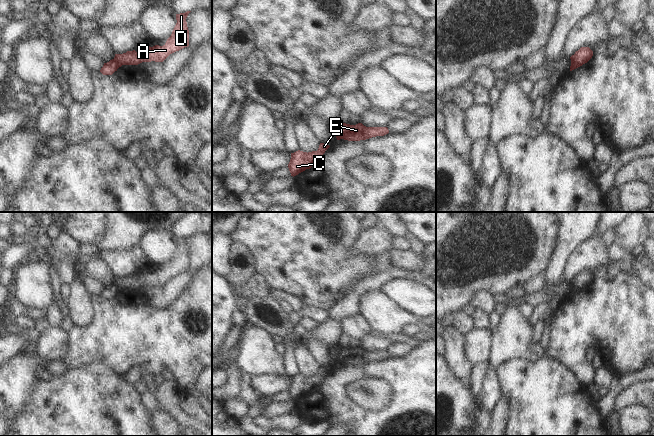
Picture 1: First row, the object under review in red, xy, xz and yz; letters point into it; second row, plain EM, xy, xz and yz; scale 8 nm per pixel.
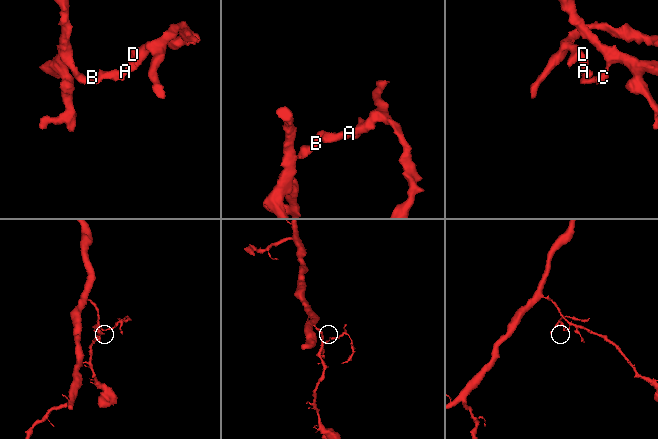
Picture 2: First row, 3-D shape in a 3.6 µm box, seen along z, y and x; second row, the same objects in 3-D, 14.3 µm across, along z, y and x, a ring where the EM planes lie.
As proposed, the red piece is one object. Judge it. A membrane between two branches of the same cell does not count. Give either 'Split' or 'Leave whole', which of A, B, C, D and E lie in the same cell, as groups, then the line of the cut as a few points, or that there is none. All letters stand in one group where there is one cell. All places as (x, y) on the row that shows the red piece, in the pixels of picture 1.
Split. Groups: A D E / B C. Split along xz (341, 123), (335, 135)

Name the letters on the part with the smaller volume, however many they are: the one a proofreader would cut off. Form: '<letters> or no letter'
A, D, E

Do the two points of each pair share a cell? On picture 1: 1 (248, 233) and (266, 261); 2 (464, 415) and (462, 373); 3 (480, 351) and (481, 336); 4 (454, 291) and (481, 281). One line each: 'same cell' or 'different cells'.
1: same cell
2: different cells
3: same cell
4: same cell

